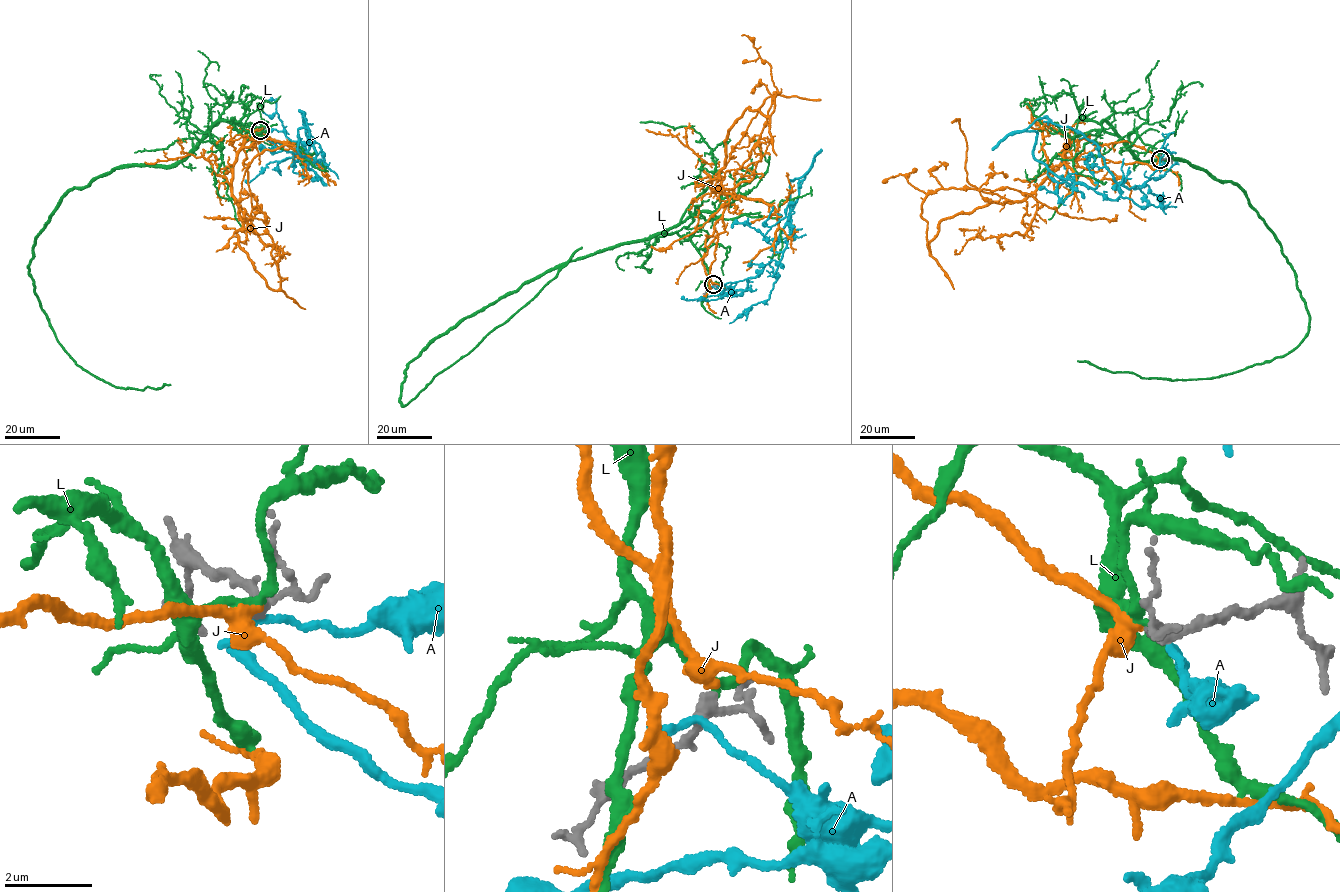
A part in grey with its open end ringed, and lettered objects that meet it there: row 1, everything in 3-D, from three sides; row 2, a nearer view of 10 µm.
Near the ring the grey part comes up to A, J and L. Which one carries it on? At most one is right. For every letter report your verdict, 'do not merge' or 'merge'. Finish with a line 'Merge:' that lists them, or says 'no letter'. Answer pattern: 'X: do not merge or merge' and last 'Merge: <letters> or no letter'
A: do not merge
J: merge
L: do not merge
Merge: J

